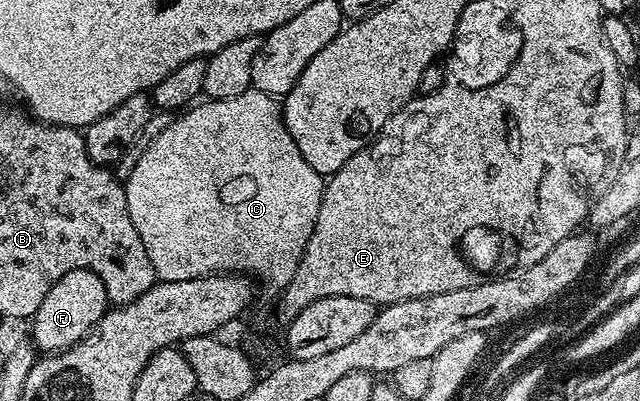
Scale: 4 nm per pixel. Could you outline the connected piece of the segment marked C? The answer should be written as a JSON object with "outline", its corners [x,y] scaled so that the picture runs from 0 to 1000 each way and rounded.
{"outline":[[[392,224],[381,234],[369,234],[369,244],[323,247],[322,259],[316,257],[305,257],[295,274],[273,287],[250,344],[238,357],[225,384],[219,387],[219,399],[203,439],[195,441],[194,466],[206,564],[213,564],[213,584],[219,584],[219,603],[225,603],[225,623],[231,623],[231,643],[241,666],[241,686],[248,701],[281,703],[347,681],[389,683],[392,691],[405,688],[409,698],[422,698],[430,723],[439,723],[450,703],[456,703],[472,628],[478,621],[478,606],[491,571],[494,534],[500,534],[506,444],[494,424],[488,424],[475,384],[469,384],[469,364],[463,364],[456,334],[448,324],[447,302],[441,294],[441,272],[430,242]]]}

